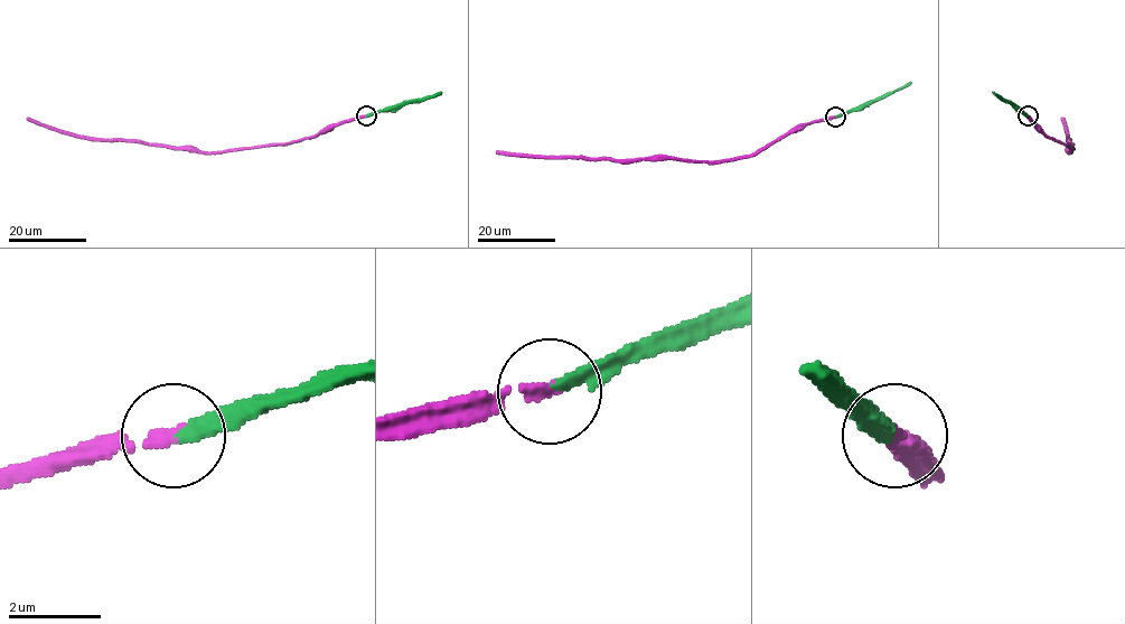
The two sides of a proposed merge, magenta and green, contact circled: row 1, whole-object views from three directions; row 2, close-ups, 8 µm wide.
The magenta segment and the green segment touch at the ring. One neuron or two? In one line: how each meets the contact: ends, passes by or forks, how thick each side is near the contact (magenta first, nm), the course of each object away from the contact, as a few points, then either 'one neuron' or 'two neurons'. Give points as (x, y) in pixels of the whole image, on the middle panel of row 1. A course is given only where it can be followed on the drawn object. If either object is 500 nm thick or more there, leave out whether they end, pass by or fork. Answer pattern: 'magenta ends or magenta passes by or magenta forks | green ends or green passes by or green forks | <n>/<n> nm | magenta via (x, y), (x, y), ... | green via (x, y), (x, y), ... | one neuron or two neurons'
magenta ends | green ends | 240/320 nm | magenta via (835, 117), (799, 126), (749, 155), (719, 161), (551, 158), (496, 150) | green via (835, 115), (860, 110), (911, 83) | one neuron

